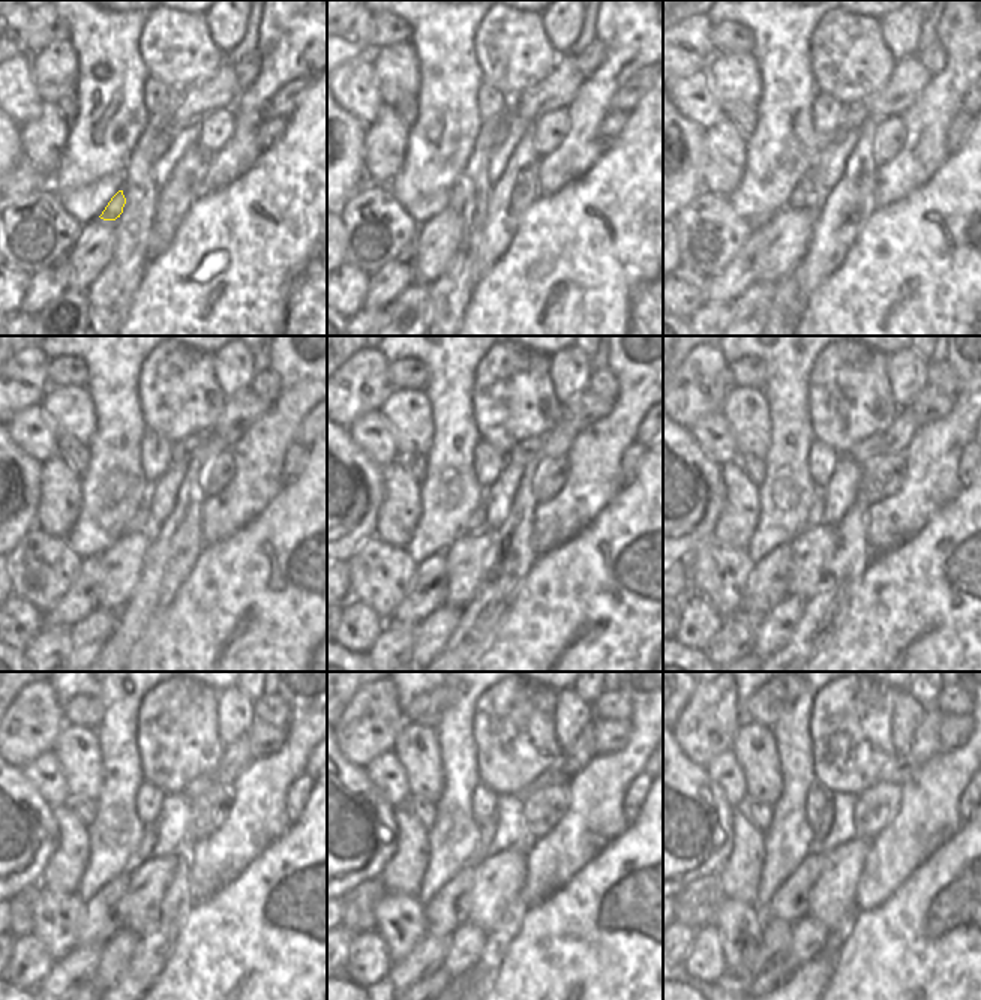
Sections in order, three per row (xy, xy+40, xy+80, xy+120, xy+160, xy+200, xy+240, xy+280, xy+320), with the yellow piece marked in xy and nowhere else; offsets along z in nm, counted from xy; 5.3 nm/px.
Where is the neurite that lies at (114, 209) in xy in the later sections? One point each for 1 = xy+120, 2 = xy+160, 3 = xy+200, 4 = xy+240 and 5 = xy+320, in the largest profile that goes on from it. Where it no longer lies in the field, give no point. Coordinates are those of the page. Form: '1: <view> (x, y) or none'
1: xy+120 (140, 522)
2: xy+160 (477, 520)
3: xy+200 (818, 508)
4: xy+240 (144, 850)
5: xy+320 (818, 838)

